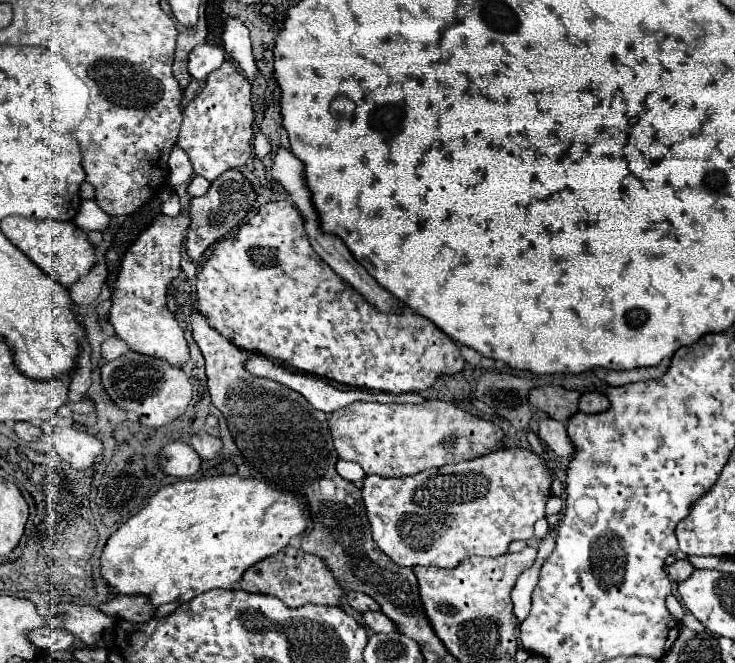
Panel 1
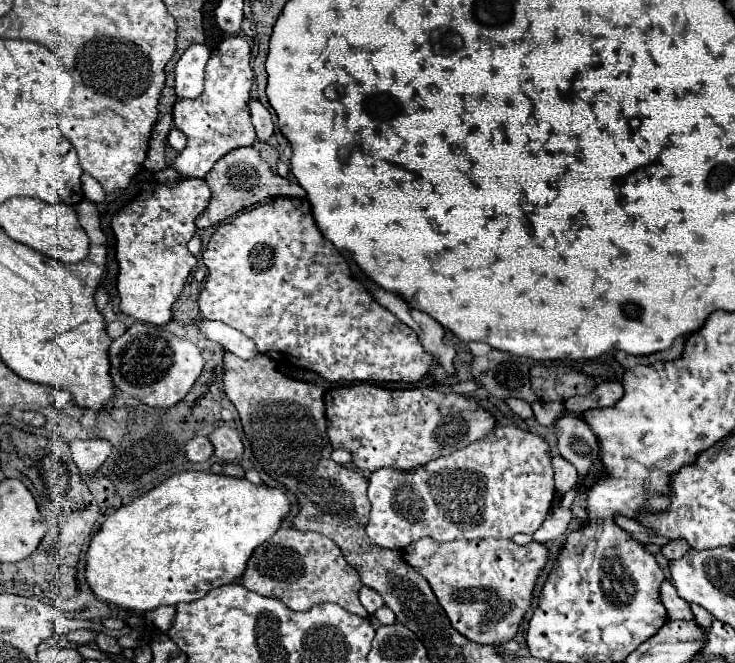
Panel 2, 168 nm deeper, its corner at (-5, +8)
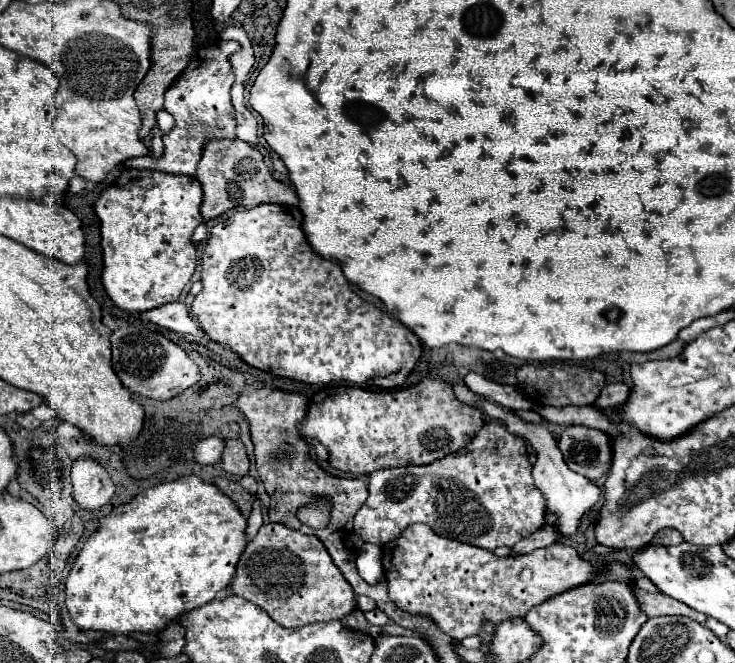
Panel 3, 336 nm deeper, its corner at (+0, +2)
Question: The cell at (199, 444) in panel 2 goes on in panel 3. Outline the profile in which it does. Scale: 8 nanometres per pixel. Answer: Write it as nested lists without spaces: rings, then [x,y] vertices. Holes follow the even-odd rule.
[[[208,437],[196,445],[194,459],[202,465],[218,463],[222,459],[222,451],[224,451],[224,439],[222,437]]]

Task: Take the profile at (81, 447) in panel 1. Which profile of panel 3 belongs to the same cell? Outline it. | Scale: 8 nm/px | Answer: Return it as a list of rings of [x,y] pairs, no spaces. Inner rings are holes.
[[[88,457],[76,459],[72,465],[72,497],[74,501],[86,509],[94,511],[112,501],[116,487],[106,473],[106,469]]]

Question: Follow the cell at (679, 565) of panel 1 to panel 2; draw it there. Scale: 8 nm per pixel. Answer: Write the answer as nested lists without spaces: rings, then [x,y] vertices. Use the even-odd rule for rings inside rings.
[[[671,541],[669,545],[663,547],[663,555],[671,561],[671,559],[679,559],[679,557],[683,557],[683,553],[687,553],[687,549],[689,549],[687,541]]]

